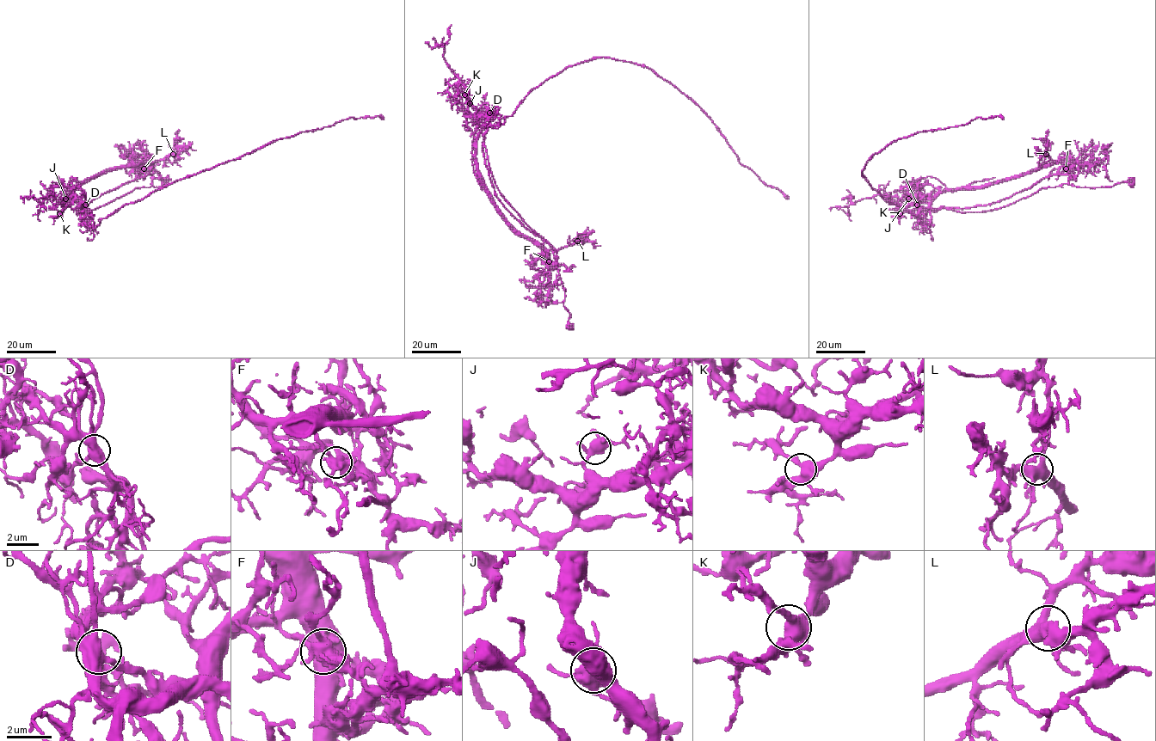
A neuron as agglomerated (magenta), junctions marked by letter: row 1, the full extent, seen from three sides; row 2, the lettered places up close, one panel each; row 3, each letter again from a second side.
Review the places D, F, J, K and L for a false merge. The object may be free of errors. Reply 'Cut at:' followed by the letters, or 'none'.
Cut at: F

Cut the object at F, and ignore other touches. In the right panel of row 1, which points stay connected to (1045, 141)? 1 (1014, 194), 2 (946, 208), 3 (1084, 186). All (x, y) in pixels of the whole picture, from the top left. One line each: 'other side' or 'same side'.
1: other side
2: other side
3: other side

